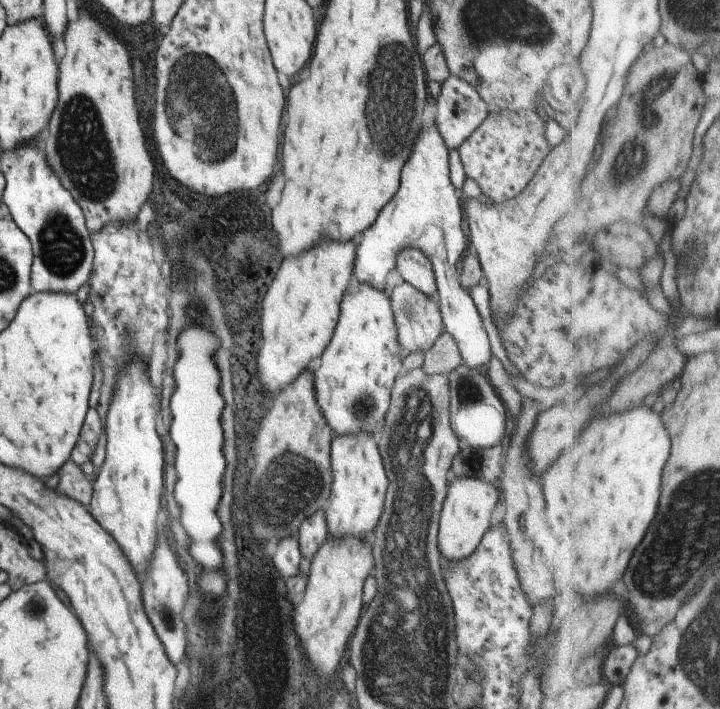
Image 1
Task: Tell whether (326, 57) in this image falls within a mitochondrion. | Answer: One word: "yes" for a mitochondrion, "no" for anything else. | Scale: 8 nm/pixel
no

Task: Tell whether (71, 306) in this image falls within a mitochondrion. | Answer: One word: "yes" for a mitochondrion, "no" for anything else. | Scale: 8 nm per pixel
no

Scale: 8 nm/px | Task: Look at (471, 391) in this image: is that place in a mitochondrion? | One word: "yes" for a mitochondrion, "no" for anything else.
yes

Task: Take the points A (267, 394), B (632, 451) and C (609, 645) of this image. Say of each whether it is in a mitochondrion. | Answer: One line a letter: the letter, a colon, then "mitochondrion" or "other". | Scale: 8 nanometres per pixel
A: other
B: other
C: other

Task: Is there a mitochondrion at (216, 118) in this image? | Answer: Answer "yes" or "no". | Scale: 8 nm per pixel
yes

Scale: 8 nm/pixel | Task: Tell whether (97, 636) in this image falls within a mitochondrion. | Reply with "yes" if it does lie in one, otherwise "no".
no

